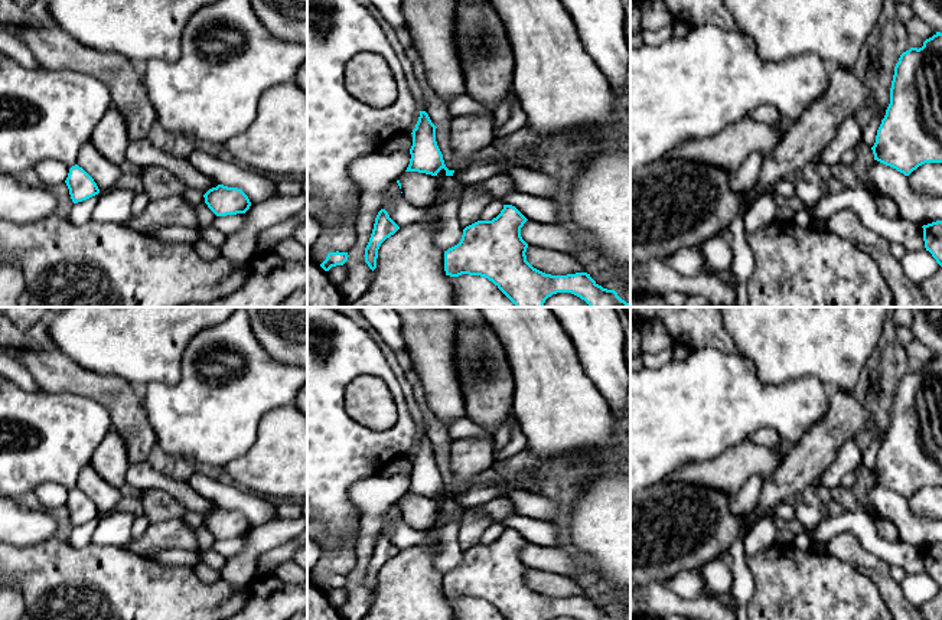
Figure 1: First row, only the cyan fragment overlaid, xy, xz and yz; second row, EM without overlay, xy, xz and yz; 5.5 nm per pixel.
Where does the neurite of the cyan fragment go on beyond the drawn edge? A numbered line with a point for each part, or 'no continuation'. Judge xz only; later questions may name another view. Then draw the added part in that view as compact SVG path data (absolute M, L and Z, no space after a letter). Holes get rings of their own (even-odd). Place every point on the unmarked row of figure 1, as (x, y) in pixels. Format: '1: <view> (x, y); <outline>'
1: xz (479, 493); M540 461L538 471L525 471L512 479L499 479L496 482L486 482L472 486L470 489L456 493L453 496L453 502L460 503L463 506L477 506L493 500L496 497L503 497L512 490L527 489L531 483L541 482L548 476L541 470L545 461Z

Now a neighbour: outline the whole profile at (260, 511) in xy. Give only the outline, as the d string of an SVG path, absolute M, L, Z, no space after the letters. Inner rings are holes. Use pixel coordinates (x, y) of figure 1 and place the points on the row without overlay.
M198 469L188 483L203 497L218 508L241 512L251 528L278 521L277 500L267 499L235 483L212 479L208 470Z

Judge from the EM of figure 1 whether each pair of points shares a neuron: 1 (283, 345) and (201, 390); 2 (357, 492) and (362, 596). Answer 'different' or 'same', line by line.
1: different
2: same

